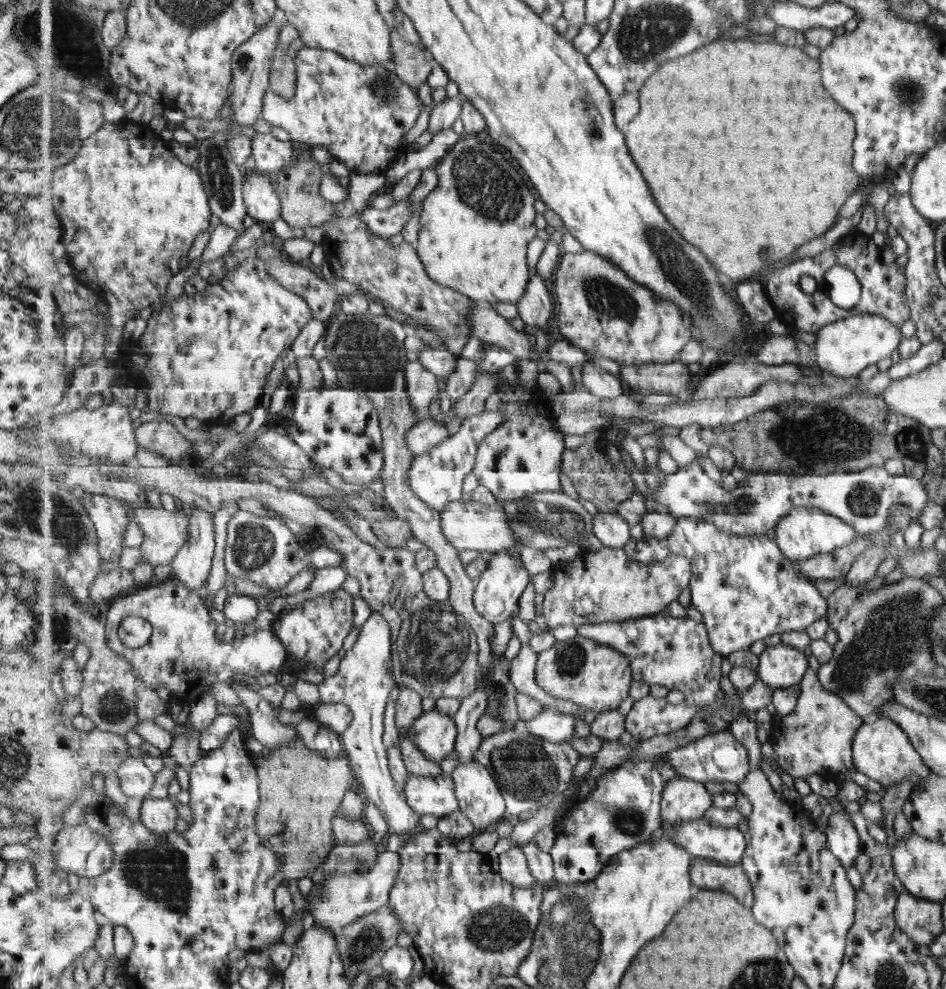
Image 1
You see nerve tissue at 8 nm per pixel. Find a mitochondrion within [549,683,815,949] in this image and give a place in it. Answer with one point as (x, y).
(628, 820)

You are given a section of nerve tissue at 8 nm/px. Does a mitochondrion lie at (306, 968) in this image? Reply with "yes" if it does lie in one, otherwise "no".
no

